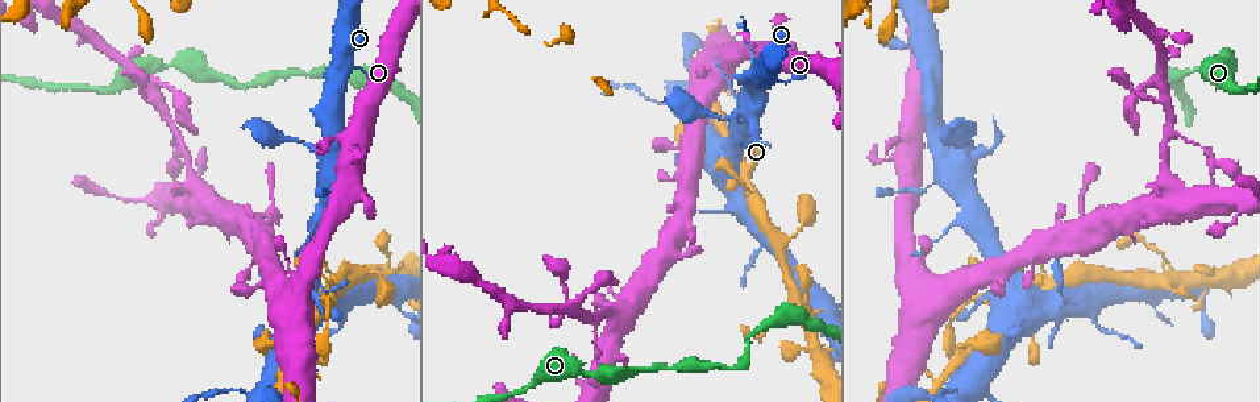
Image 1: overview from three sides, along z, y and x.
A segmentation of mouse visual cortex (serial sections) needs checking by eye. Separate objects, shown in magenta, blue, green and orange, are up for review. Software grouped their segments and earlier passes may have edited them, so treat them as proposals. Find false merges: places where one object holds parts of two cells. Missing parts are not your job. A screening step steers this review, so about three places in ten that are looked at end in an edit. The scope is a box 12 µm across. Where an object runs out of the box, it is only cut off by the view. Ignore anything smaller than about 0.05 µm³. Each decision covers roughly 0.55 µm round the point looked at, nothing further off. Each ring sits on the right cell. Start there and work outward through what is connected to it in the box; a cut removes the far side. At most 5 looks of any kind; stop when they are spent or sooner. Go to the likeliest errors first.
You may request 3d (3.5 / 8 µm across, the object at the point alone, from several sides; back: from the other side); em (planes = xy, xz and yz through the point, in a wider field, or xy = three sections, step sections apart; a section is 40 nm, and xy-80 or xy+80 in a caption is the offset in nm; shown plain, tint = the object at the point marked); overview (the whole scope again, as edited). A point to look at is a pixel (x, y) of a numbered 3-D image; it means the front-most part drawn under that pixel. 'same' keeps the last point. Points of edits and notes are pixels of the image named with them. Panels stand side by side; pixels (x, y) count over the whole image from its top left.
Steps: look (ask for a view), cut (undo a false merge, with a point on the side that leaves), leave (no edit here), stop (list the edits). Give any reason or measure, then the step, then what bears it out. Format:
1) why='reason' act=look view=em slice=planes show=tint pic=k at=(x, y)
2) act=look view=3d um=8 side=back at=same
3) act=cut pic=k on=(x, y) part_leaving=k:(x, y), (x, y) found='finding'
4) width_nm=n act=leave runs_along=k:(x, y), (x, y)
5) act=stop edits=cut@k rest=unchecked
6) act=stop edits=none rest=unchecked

act=look view=3d um=3.5 pic=1 at=(817, 349)

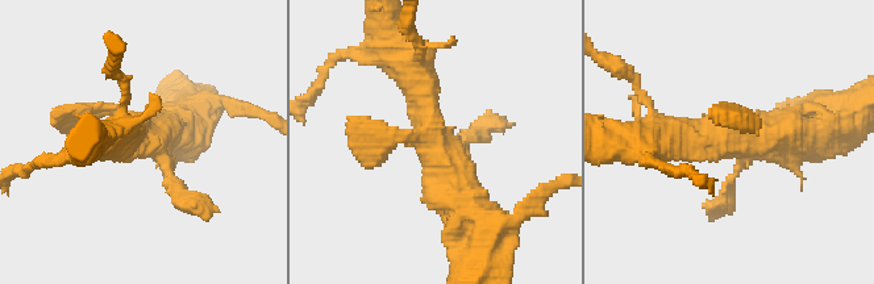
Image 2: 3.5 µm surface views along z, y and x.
arms=4 arm_widths_nm=150,200,350,500 act=look view=em slice=xy step=1 show=tint pic=2 at=(731, 136)

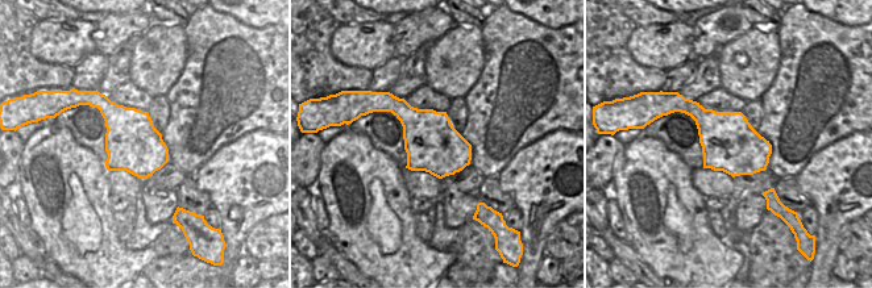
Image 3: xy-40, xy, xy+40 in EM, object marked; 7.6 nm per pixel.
act=leave runs_along=2:(398, 61), (470, 209) found='all the same cell'

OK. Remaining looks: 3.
why='calibre changes' act=look view=3d um=3.5 pic=1 at=(319, 299)

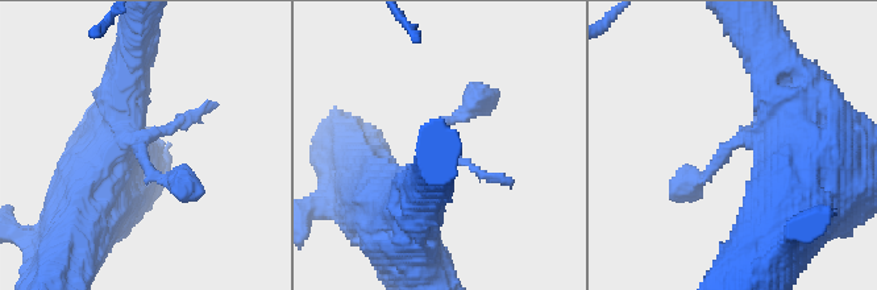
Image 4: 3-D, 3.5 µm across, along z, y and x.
act=look view=em slice=xy step=1 show=tint pic=4 at=(139, 142)

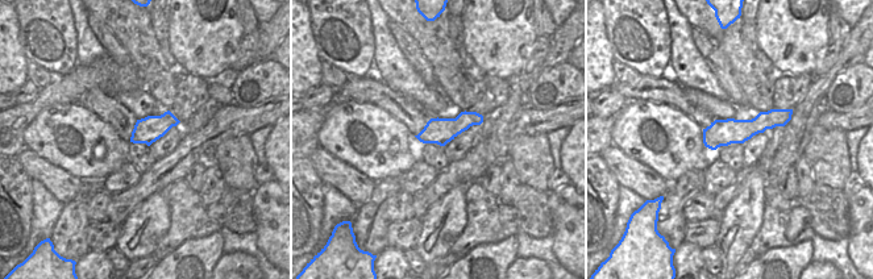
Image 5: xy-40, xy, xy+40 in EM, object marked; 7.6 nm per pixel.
act=leave runs_along=4:(768, 77), (772, 121), (688, 182) found='continuous, no second cell'

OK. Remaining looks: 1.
act=stop edits=none rest=unchecked

